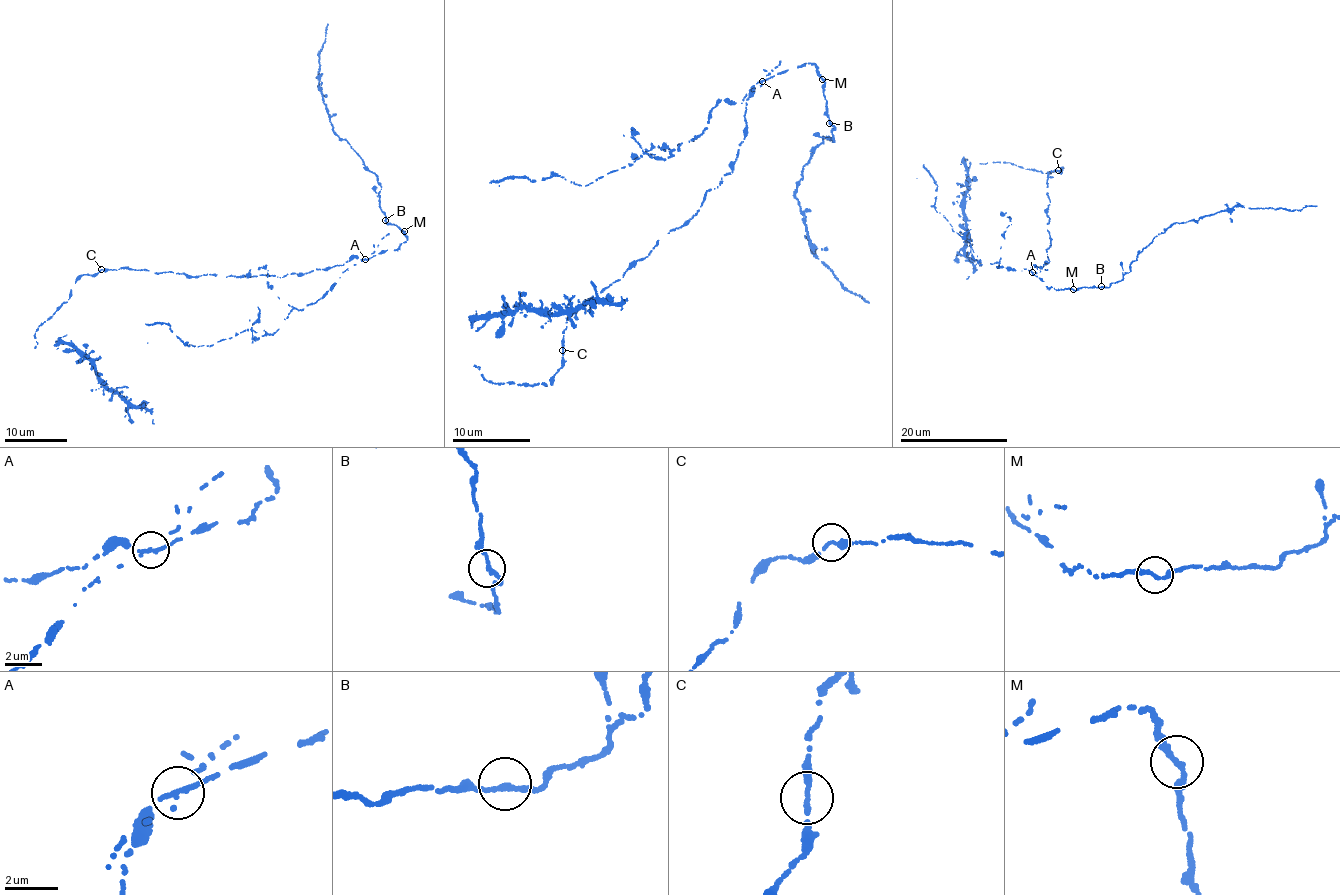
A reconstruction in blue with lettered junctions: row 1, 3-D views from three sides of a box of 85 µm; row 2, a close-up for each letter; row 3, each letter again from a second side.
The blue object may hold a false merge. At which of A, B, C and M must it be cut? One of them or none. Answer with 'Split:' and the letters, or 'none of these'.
Split: A

